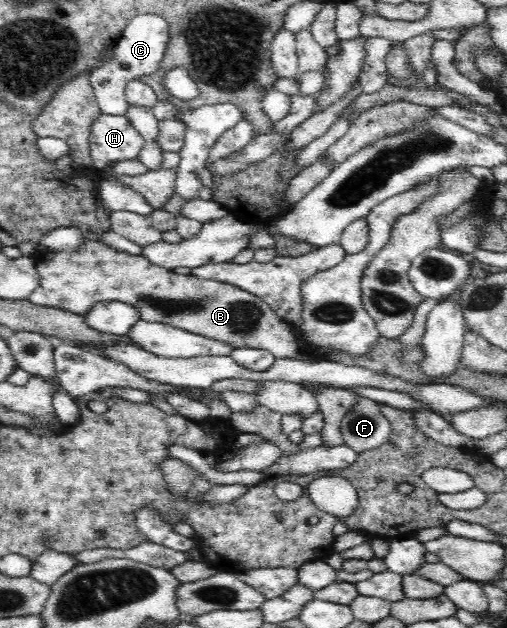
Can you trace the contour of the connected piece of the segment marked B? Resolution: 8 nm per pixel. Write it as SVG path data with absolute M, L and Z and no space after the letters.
M84 239L84 245L78 251L48 251L35 255L36 271L39 275L39 284L29 300L36 305L57 307L67 312L84 315L90 308L102 301L121 301L133 305L140 312L144 321L162 323L209 337L216 341L225 341L234 348L248 347L271 351L275 357L296 358L300 360L322 360L322 357L313 357L297 344L290 323L281 317L262 299L237 285L222 283L212 279L202 279L187 271L174 271L156 265L142 254L130 255L118 251L103 241Z

